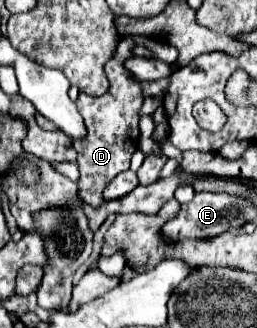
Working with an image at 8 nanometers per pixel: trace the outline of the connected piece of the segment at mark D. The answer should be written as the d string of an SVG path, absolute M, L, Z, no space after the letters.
M126 35L120 39L116 57L106 65L106 75L110 81L108 93L104 93L100 97L92 97L86 93L78 95L76 105L84 117L84 123L88 125L88 135L82 141L74 141L74 149L78 151L78 167L80 167L78 191L80 191L80 199L86 201L88 205L102 205L102 201L104 201L102 191L118 173L122 173L130 167L132 151L138 147L138 137L140 137L138 109L144 101L144 95L142 95L142 85L136 81L132 71L128 71L124 67L124 61L134 55L136 45L146 47L148 51L152 51L152 55L156 59L160 59L168 65L172 65L178 57L176 49L170 49L170 45L160 45L158 41L144 37L144 35Z

